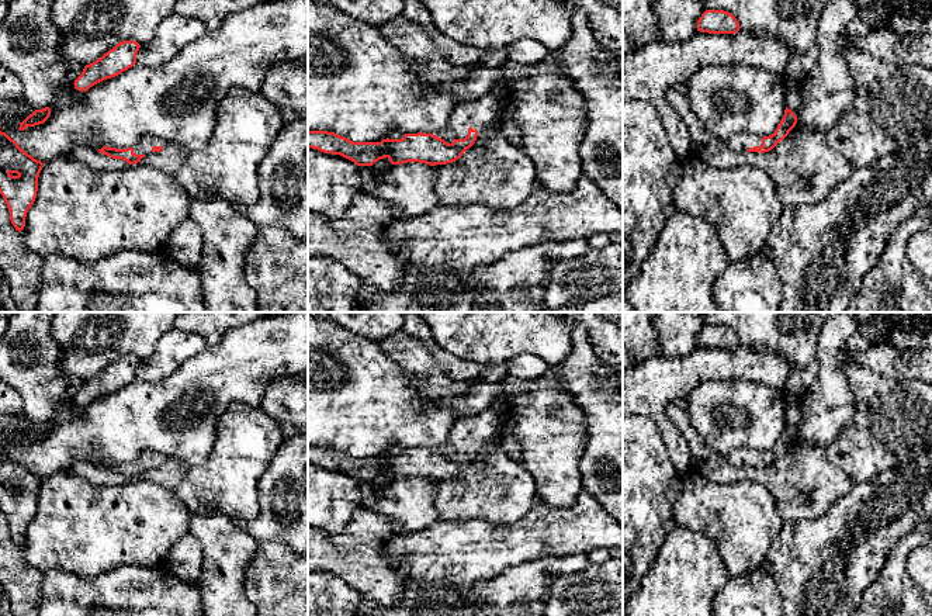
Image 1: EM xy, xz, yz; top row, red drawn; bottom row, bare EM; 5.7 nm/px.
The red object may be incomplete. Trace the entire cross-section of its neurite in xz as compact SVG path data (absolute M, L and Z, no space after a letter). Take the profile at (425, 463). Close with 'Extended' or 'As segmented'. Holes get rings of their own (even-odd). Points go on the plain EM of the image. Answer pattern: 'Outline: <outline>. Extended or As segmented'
Outline: M502 394L484 412L457 421L448 435L448 446L454 451L453 458L423 447L405 449L402 454L353 457L335 447L308 444L308 463L340 470L357 481L373 481L384 473L388 473L392 480L408 477L430 481L453 478L474 460L479 446L492 440L499 415L506 406L506 397Z. Extended

